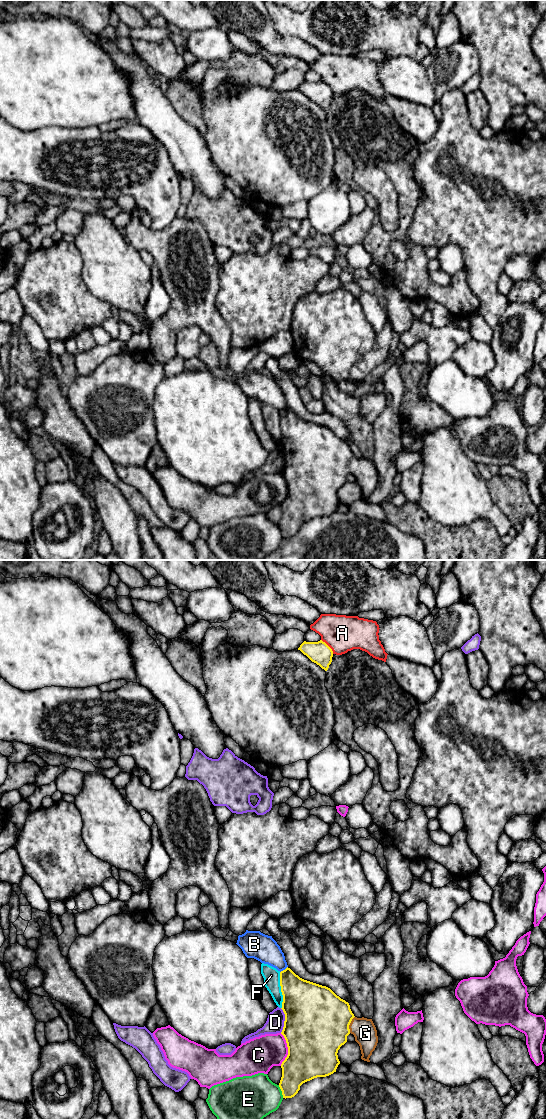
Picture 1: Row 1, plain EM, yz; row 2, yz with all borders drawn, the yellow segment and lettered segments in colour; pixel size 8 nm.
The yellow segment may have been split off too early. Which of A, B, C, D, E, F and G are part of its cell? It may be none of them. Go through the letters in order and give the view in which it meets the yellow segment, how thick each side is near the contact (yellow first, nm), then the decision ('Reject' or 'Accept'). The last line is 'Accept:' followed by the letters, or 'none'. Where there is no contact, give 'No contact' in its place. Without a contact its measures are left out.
A: Touches yellow in yz. Thickness 180 nm (yellow) against 300 nm. Reject
B: Touches yellow in yz. Thickness 280 nm (yellow) against 220 nm. Reject
C: Touches yellow in yz. Thickness 480 nm (yellow) against 280 nm. Reject
D: Touches yellow in yz. Thickness 500 nm (yellow) against 140 nm. Reject
E: Touches yellow in yz. Thickness 260 nm (yellow) against 360 nm. Reject
F: Touches yellow in yz. Thickness 380 nm (yellow) against 140 nm. Reject
G: Touches yellow in yz. Thickness 500 nm (yellow) against 190 nm. Accept
Accept: G

